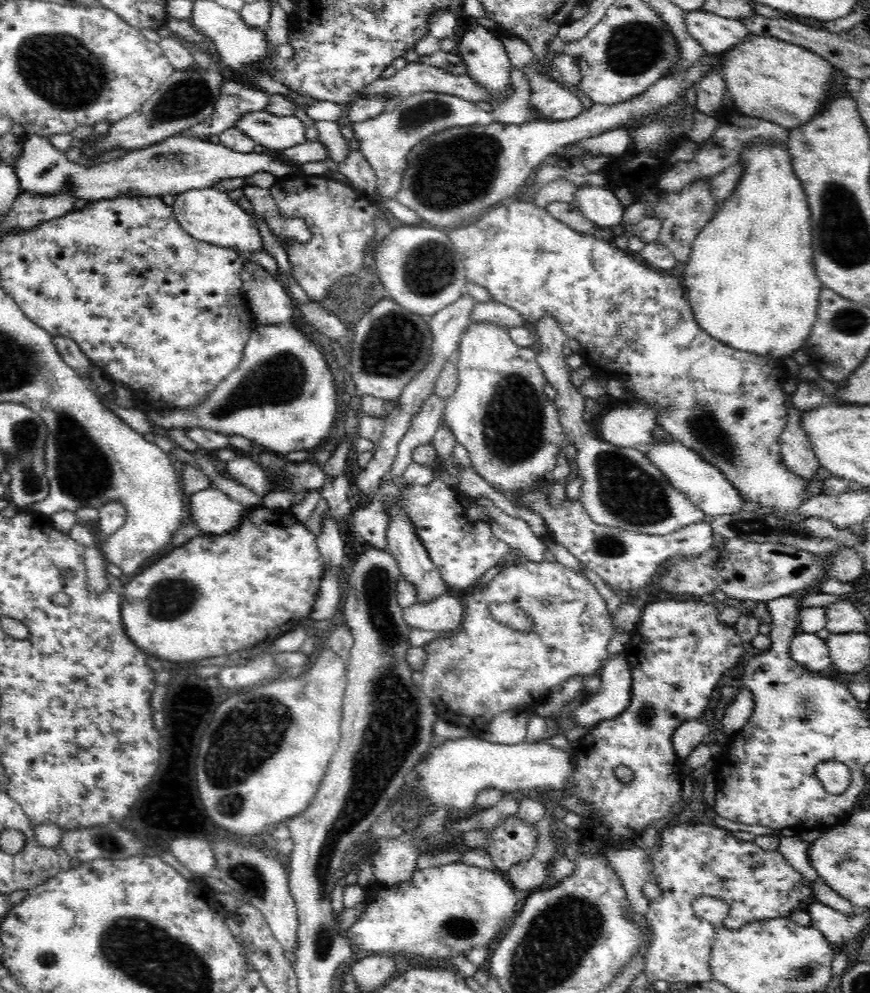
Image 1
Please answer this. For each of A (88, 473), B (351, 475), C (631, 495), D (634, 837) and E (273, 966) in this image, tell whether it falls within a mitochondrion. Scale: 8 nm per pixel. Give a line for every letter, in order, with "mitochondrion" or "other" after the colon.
A: mitochondrion
B: other
C: mitochondrion
D: other
E: other

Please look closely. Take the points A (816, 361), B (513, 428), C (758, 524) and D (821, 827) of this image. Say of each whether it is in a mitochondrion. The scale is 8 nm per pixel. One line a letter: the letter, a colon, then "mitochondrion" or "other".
A: other
B: mitochondrion
C: mitochondrion
D: other

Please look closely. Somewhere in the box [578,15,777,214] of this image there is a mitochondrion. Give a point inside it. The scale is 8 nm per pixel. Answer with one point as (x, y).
(630, 47)

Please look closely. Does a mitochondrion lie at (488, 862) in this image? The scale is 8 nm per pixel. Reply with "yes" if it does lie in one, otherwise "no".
no

